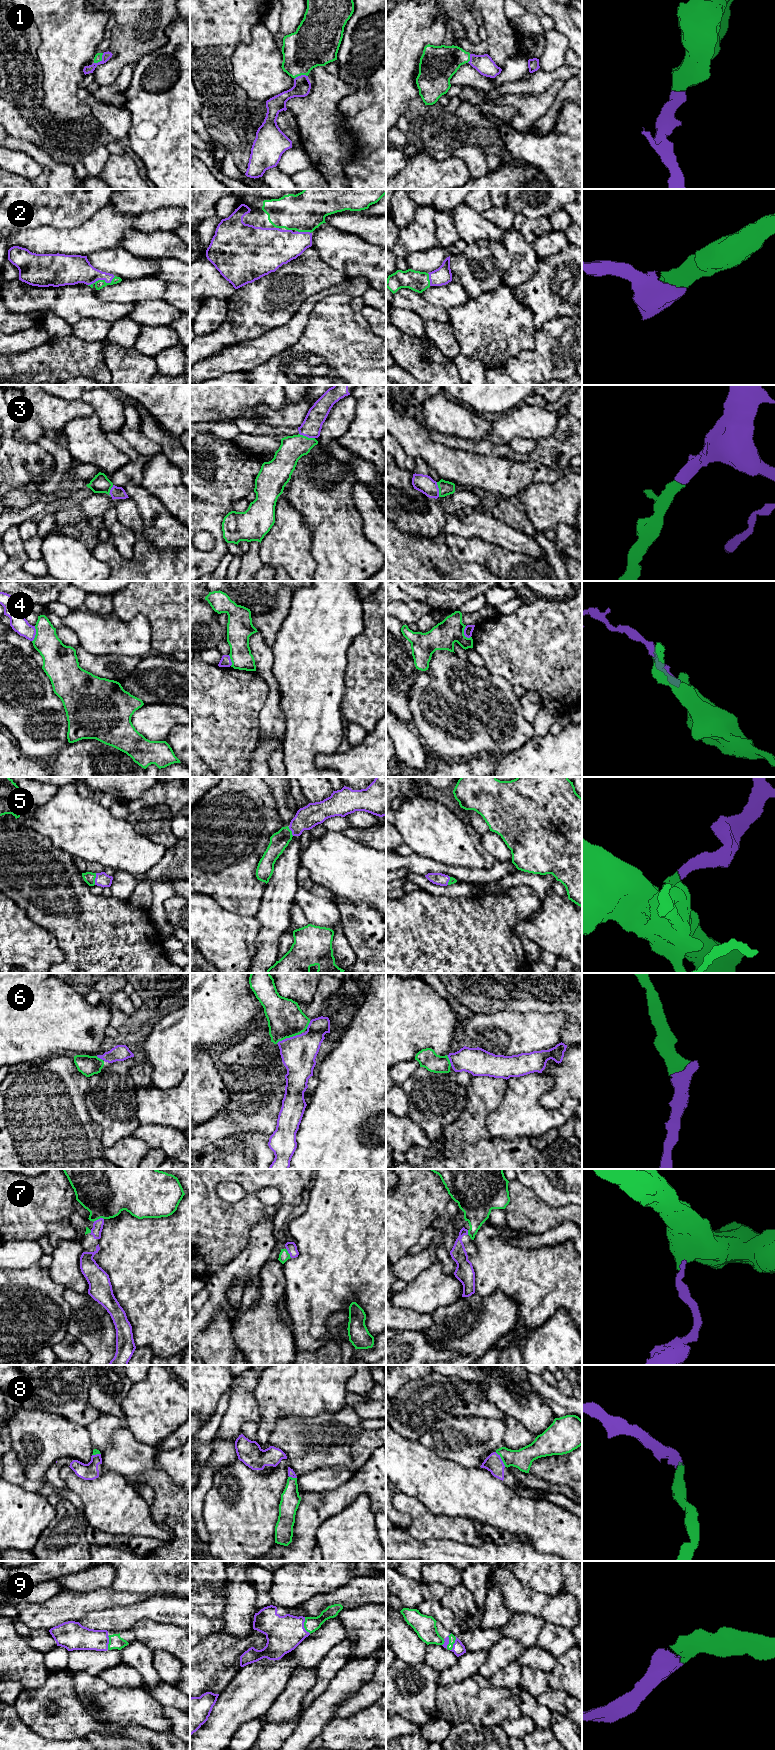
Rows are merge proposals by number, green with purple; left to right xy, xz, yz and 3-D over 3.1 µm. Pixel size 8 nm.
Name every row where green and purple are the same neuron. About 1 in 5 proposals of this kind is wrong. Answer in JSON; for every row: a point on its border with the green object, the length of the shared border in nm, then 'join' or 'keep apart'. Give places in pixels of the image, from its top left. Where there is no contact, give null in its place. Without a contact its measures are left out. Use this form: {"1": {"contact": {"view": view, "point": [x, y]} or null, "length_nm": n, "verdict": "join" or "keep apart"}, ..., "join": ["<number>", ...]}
{"1": {"contact": {"view": "xy", "point": [100, 60]}, "length_nm": 120, "verdict": "join"}, "2": {"contact": {"view": "xy", "point": [101, 280]}, "length_nm": 240, "verdict": "join"}, "3": {"contact": {"view": "xz", "point": [307, 437]}, "length_nm": 130, "verdict": "join"}, "4": {"contact": {"view": "yz", "point": [463, 633]}, "length_nm": 110, "verdict": "keep apart"}, "5": {"contact": {"view": "xy", "point": [94, 879]}, "length_nm": 100, "verdict": "join"}, "6": {"contact": {"view": "xz", "point": [287, 1037]}, "length_nm": 200, "verdict": "join"}, "7": {"contact": {"view": "xy", "point": [98, 1218]}, "length_nm": 90, "verdict": "join"}, "8": {"contact": {"view": "yz", "point": [501, 1458]}, "length_nm": 150, "verdict": "join"}, "9": {"contact": {"view": "xz", "point": [304, 1626]}, "length_nm": 140, "verdict": "join"}, "join": ["1", "2", "3", "5", "6", "7", "8", "9"]}

